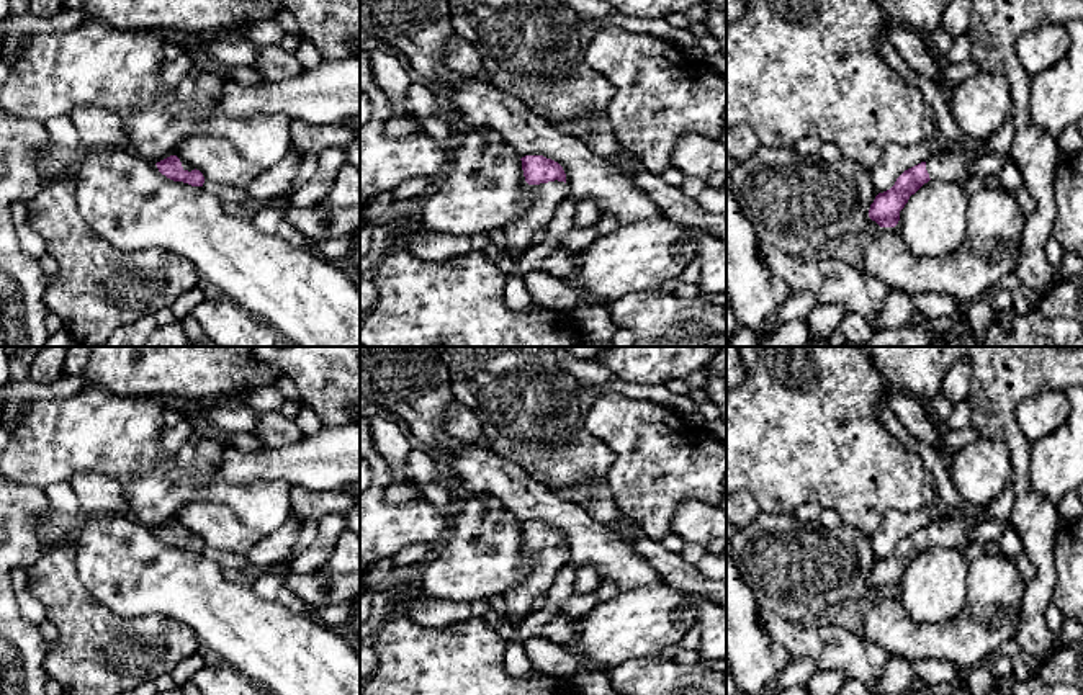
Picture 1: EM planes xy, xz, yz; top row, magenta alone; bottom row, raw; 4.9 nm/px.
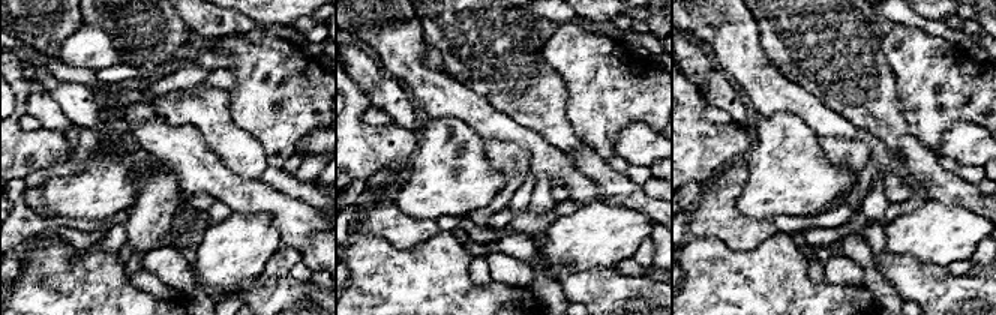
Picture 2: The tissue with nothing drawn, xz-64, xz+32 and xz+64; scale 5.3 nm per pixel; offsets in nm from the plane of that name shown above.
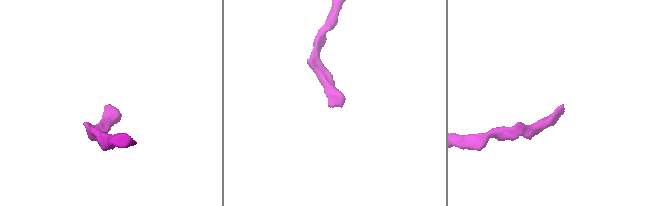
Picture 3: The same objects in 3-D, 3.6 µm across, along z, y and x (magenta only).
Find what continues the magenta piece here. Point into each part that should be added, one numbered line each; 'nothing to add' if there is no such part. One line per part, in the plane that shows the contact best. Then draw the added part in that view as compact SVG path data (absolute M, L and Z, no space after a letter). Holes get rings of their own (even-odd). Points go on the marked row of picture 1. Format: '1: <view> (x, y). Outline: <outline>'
1: xz (545, 198). Outline: M548 182L530 185L532 201L525 213L514 222L509 222L502 231L506 235L507 255L522 255L533 245L533 235L548 227L559 203L568 196L564 182Z

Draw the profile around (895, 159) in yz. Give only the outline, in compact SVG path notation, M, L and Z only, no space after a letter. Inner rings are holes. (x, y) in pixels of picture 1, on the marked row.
M941 136L914 146L888 144L870 168L874 190L877 195L890 190L905 170L928 162L946 149L947 144Z

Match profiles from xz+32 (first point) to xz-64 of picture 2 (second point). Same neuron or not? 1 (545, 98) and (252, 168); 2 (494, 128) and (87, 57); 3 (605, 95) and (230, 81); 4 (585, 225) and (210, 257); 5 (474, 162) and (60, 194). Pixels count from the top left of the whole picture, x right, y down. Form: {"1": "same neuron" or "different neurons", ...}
{"1": "different neurons", "2": "different neurons", "3": "different neurons", "4": "same neuron", "5": "same neuron"}

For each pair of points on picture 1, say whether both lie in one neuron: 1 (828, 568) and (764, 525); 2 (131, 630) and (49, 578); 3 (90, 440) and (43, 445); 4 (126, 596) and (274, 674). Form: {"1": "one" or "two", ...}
{"1": "one", "2": "one", "3": "one", "4": "one"}

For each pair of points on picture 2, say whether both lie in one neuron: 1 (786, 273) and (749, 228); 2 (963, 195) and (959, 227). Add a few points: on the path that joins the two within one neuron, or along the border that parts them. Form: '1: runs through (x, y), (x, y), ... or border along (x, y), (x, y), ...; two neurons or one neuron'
1: border along (779, 231), (747, 249), (732, 249), (726, 243); two neurons
2: border along (930, 197), (939, 201), (960, 201), (980, 215); two neurons

